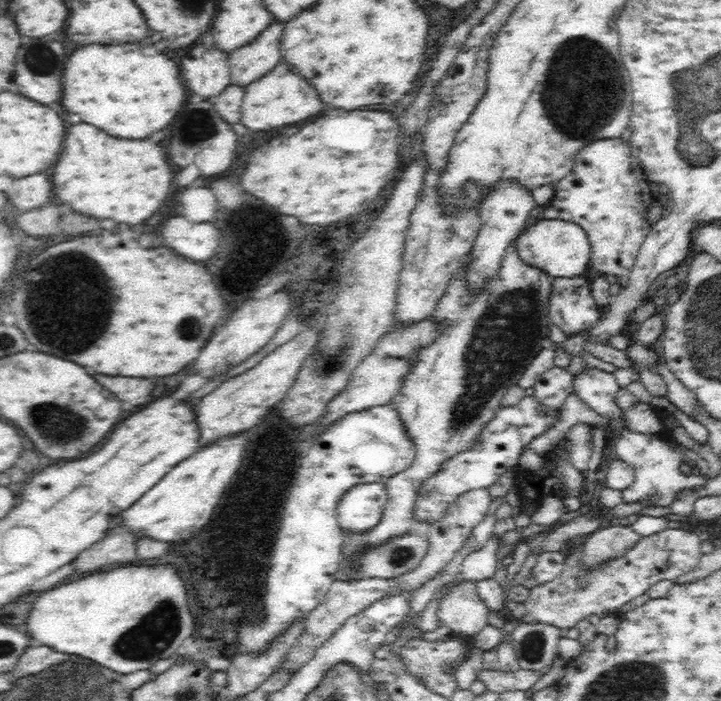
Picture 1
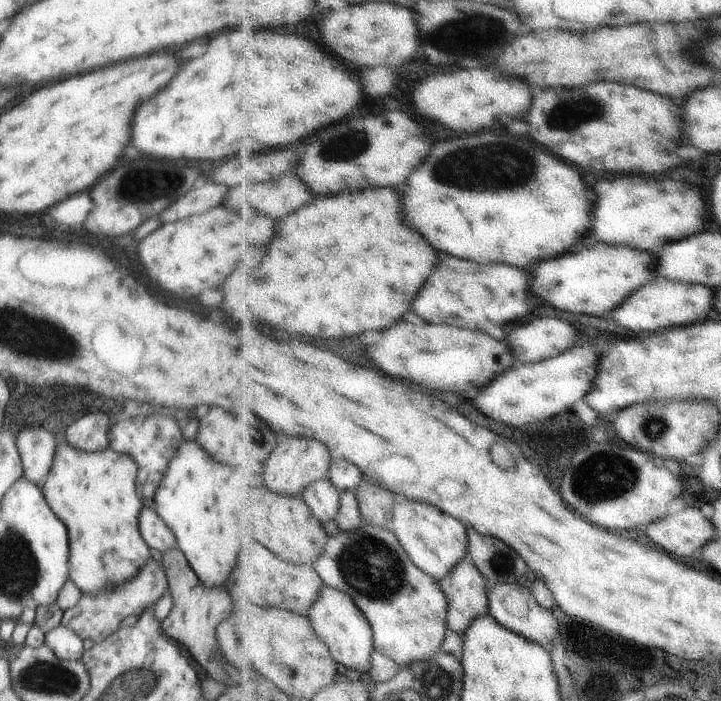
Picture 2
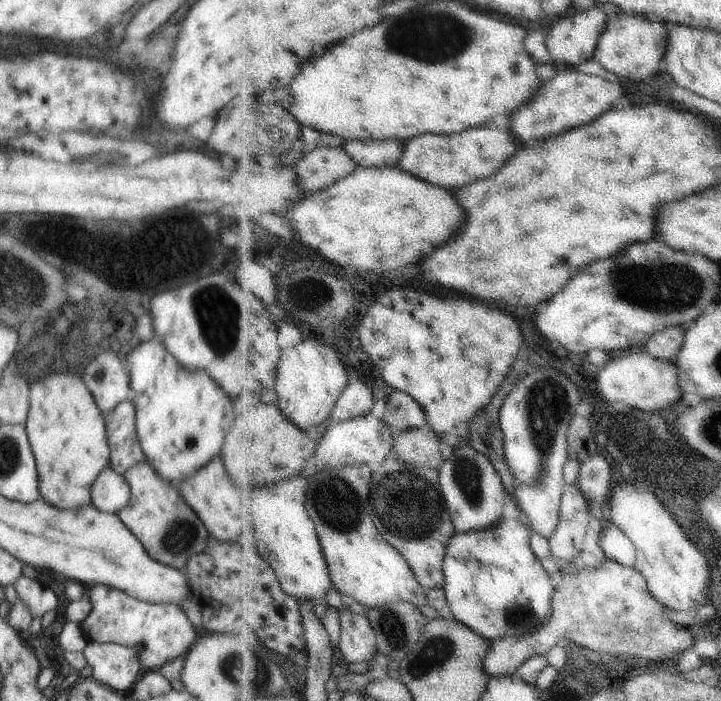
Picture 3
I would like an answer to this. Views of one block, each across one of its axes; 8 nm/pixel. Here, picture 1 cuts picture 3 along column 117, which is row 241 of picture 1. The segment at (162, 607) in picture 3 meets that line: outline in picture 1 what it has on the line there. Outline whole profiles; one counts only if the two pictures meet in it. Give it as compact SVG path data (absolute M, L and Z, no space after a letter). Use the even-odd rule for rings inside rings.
M620 137L584 146L571 172L554 184L555 195L543 215L544 219L560 219L582 226L591 247L588 266L604 275L616 276L618 288L627 285L635 256L650 233L652 224L646 220L646 210L656 195L630 147Z

